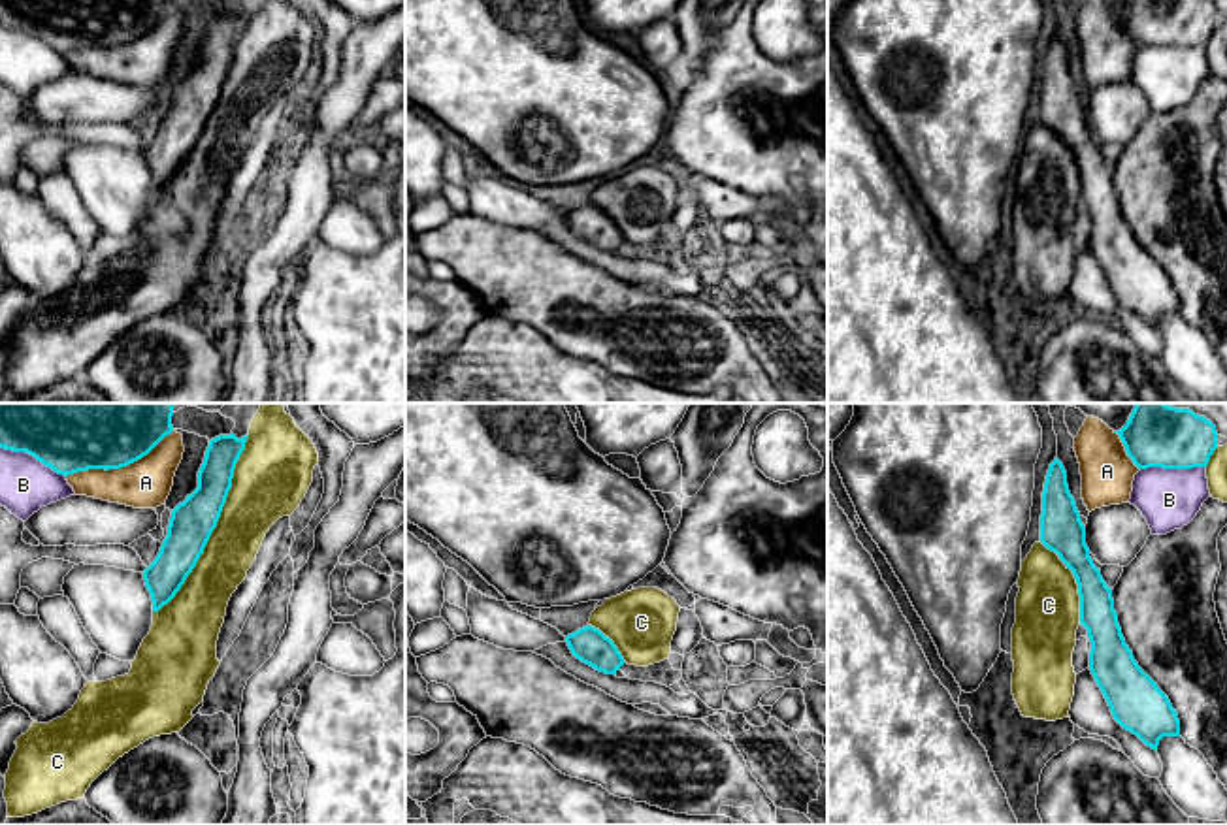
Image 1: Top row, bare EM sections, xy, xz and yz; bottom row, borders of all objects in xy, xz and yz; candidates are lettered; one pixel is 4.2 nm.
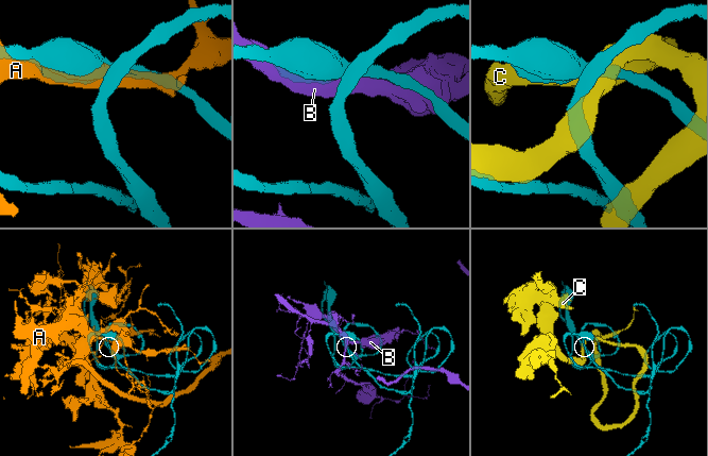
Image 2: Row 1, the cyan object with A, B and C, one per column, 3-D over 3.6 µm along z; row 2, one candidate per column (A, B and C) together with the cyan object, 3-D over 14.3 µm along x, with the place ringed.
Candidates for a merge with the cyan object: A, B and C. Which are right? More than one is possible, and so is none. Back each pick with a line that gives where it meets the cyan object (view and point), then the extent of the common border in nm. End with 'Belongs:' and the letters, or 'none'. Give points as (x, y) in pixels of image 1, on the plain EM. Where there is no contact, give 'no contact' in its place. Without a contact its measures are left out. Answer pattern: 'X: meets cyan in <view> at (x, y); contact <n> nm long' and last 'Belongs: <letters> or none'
C: meets cyan in xy at (215, 104); contact 850 nm long
Belongs: C

